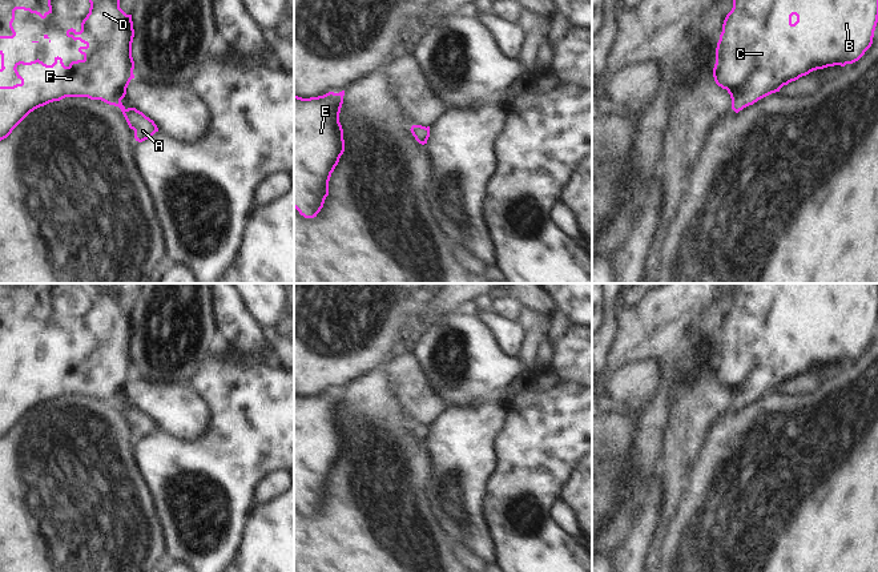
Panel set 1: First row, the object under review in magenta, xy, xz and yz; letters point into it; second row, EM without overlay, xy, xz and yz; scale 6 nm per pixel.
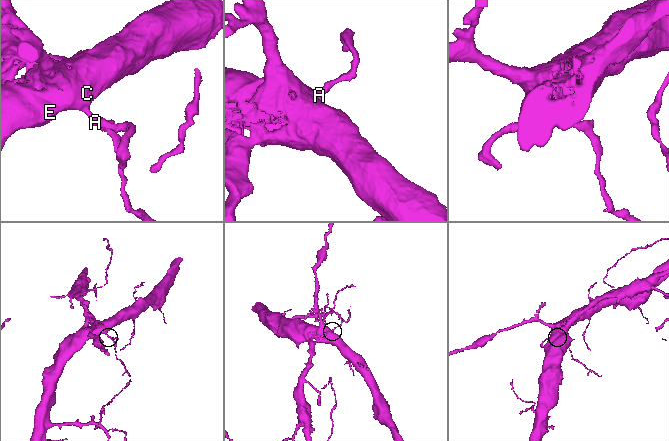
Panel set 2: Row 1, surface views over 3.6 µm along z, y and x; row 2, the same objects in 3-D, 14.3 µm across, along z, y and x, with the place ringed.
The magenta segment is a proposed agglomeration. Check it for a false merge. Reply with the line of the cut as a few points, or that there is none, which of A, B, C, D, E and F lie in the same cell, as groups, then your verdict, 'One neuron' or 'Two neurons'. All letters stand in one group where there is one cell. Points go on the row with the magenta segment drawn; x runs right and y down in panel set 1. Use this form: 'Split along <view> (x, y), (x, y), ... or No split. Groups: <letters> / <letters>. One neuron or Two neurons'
No split. Groups: A B C D E F. One neuron

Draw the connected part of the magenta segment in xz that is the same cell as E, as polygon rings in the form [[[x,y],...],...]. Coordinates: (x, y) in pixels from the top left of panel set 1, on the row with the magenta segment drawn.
[[[345,90],[302,98],[294,96],[294,208],[305,218],[314,218],[329,196],[331,173],[345,152],[339,113]]]

